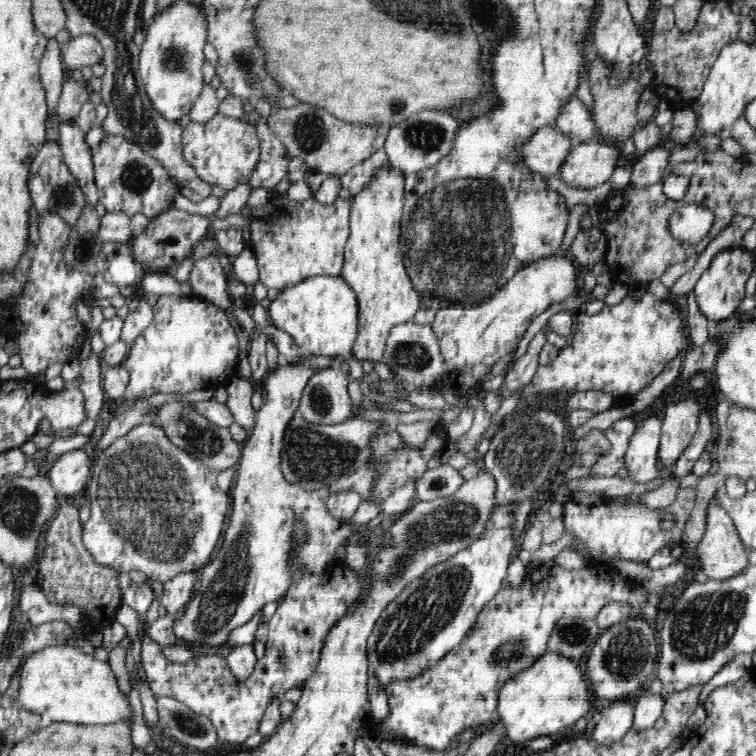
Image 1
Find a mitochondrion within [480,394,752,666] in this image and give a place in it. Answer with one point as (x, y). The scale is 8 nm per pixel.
(699, 629)

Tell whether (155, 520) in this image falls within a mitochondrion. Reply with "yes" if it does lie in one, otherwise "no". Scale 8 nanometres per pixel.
yes

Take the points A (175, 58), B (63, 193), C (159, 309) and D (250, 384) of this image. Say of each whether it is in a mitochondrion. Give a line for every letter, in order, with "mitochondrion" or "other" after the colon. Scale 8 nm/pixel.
A: mitochondrion
B: mitochondrion
C: other
D: other

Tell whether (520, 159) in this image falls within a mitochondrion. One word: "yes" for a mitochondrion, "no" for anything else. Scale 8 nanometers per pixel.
no

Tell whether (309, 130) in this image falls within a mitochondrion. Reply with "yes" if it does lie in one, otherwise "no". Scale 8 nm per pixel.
yes

